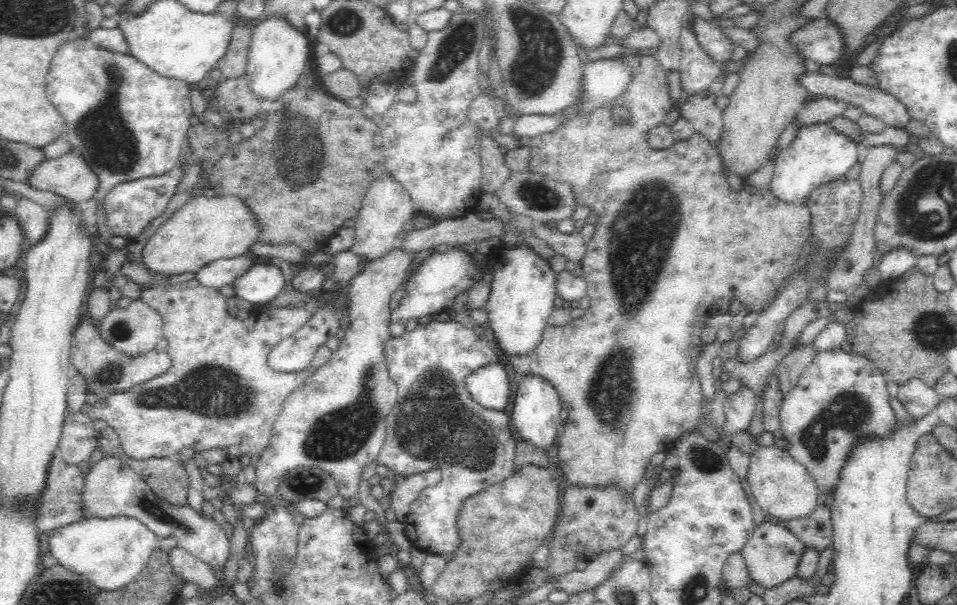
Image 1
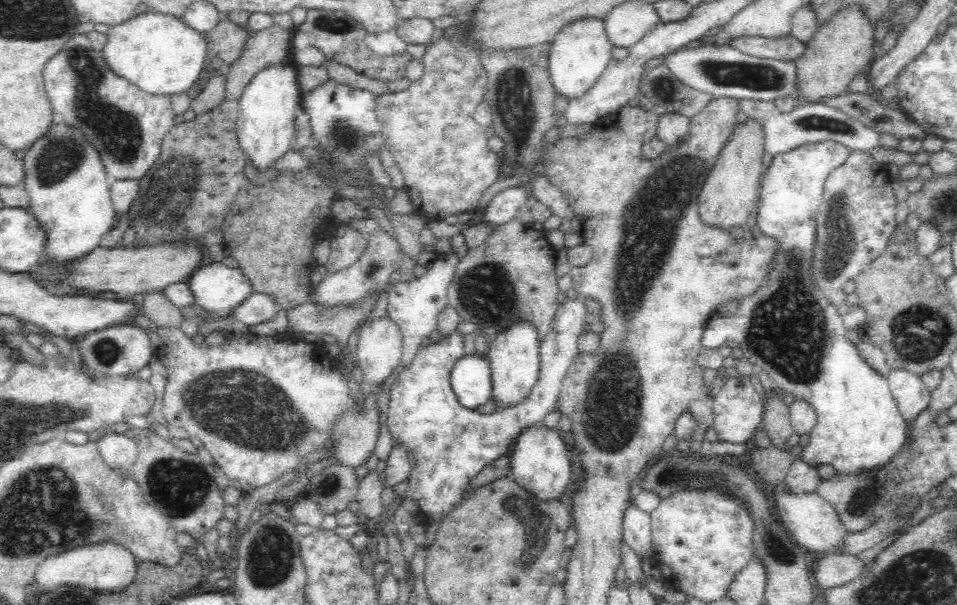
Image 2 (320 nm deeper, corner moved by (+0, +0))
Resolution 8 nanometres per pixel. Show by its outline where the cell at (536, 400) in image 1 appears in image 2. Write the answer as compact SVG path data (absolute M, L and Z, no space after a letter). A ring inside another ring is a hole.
M542 422L524 427L512 444L510 476L539 498L560 498L567 485L570 484L570 473L572 472L570 469L572 462L568 458L568 450L564 442L565 440L560 436L559 427L557 430L548 428Z

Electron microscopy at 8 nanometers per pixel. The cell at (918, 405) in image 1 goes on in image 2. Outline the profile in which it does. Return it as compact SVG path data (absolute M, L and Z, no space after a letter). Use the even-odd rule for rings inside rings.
M890 369L886 378L897 407L905 420L907 436L910 436L914 432L912 428L918 416L929 407L932 391L924 385L920 375L904 369Z

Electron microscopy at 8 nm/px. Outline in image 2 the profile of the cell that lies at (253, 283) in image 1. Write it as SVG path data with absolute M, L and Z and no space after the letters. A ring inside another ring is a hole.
M208 263L194 271L188 283L197 306L213 319L229 318L254 292L251 277L240 268Z

